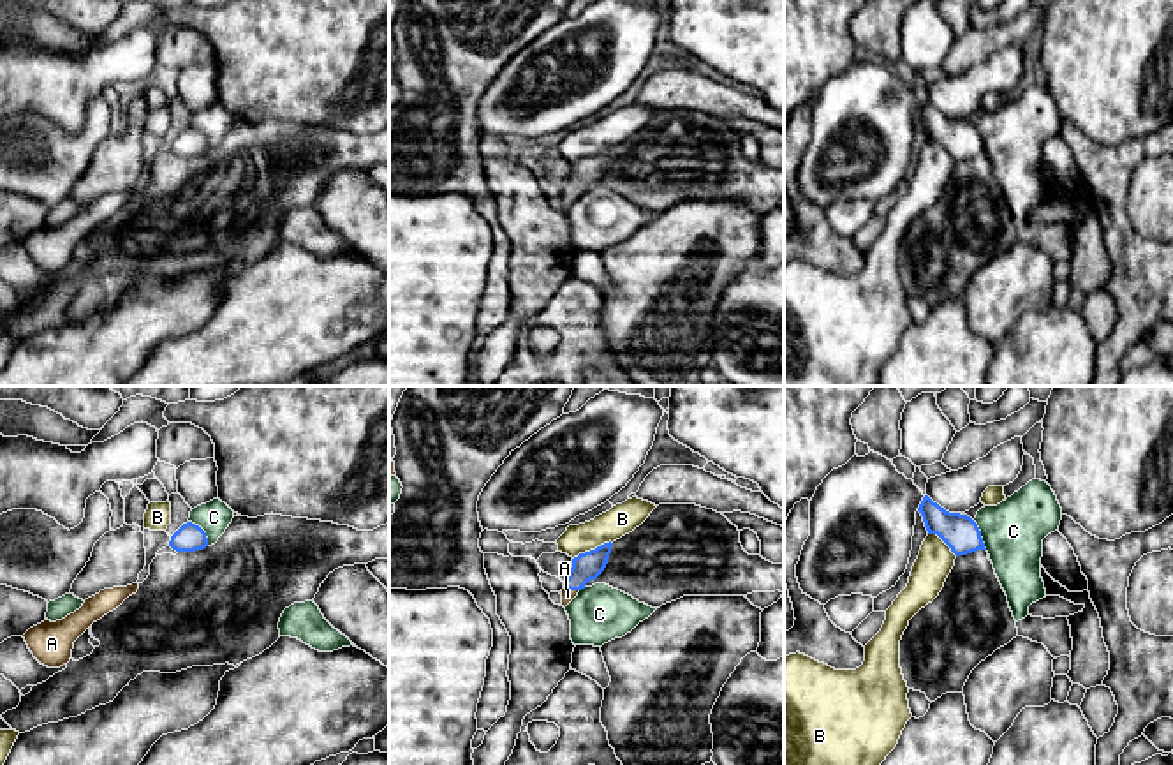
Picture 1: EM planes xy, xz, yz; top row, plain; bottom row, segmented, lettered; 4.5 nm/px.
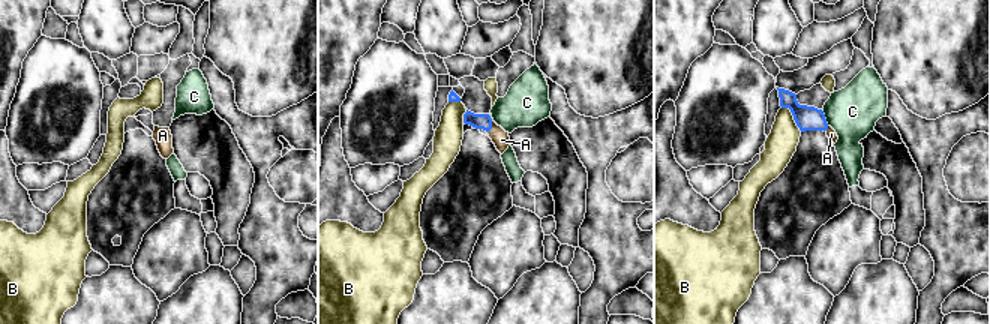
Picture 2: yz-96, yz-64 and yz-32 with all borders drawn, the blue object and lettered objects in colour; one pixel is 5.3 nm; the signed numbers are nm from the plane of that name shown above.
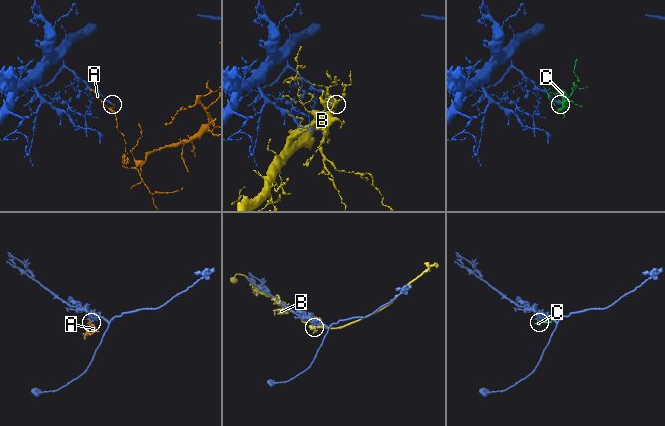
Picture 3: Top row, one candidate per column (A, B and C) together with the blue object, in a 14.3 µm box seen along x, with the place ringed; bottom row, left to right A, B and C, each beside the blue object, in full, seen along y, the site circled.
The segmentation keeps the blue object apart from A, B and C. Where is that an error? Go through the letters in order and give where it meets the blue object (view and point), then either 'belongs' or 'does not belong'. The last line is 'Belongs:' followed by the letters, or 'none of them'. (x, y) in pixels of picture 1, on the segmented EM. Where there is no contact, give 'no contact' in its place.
A: contact xz (571, 589); belongs
B: contact xz (592, 550); does not belong
C: contact xy (203, 531); does not belong
Belongs: A

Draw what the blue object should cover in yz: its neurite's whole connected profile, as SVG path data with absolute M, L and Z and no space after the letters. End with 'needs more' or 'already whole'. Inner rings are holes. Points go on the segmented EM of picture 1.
M928 495L923 497L918 511L923 516L928 534L937 534L956 557L986 550L981 531L970 516L949 513Z | already whole

